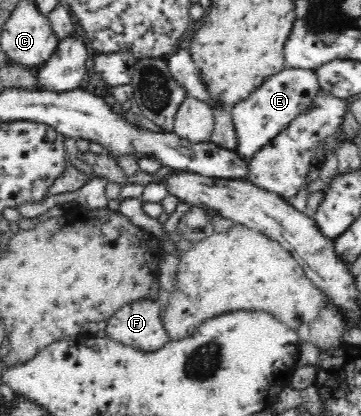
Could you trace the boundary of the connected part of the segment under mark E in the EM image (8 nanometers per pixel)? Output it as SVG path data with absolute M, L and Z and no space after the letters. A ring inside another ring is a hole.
M286 68L271 76L250 97L230 108L230 119L233 121L236 133L236 146L232 152L236 153L240 160L248 162L308 106L309 99L319 87L313 70Z

